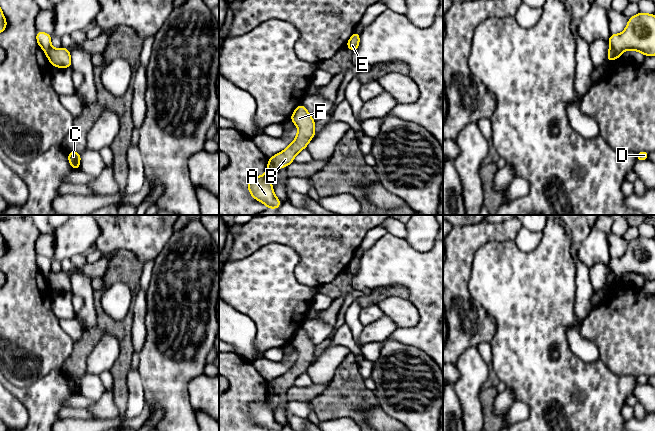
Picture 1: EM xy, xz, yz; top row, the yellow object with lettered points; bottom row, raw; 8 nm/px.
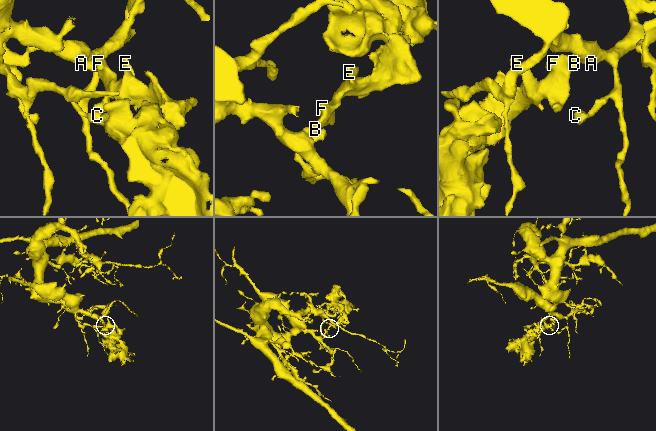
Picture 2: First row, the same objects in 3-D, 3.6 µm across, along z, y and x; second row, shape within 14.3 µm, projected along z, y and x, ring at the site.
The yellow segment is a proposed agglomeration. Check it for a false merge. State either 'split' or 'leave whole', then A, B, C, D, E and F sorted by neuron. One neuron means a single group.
split; A C D / B E F

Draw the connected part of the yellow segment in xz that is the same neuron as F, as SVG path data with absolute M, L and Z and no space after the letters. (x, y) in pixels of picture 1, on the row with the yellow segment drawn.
M303 104L298 105L290 117L290 120L298 127L298 133L294 141L283 151L272 156L270 160L274 169L287 167L294 162L294 157L303 149L315 136L315 120L311 117Z

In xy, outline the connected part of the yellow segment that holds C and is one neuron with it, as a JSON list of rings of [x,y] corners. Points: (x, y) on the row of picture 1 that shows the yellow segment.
[[[68,151],[68,160],[73,170],[79,169],[80,159],[81,159],[81,153]]]

